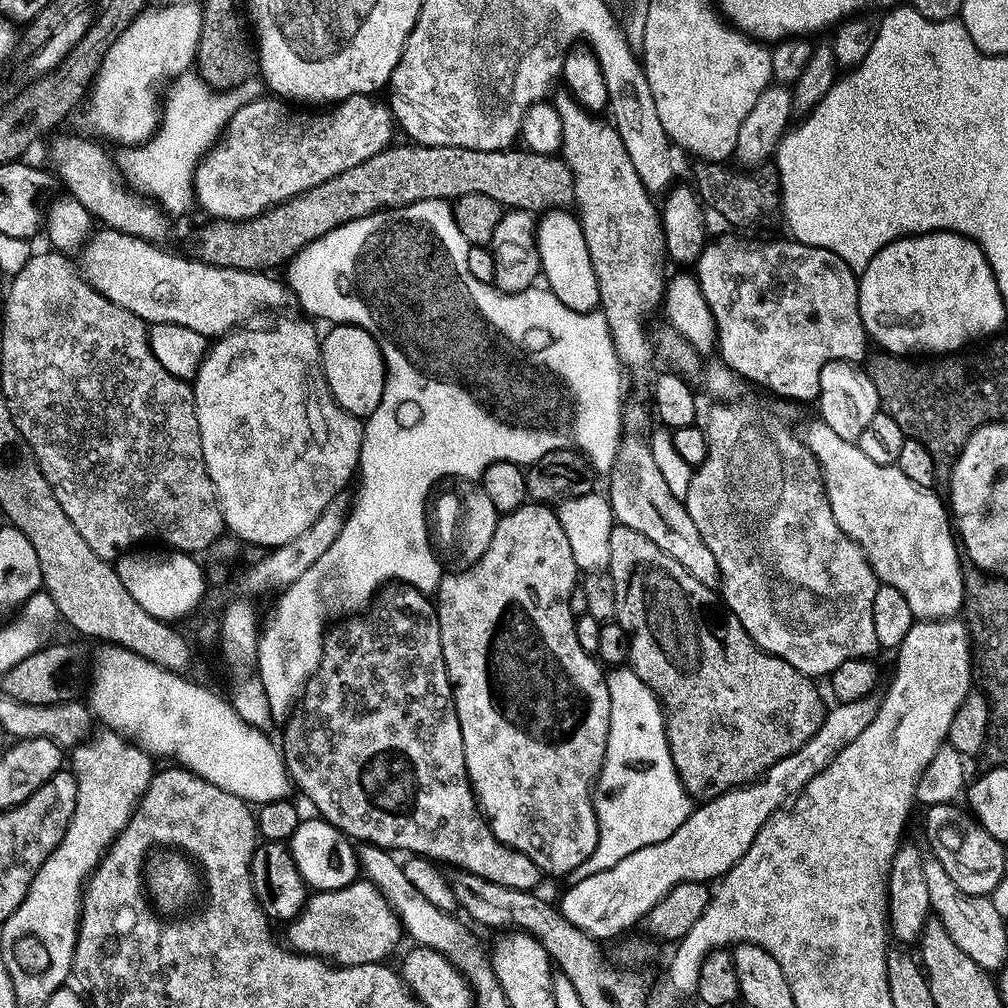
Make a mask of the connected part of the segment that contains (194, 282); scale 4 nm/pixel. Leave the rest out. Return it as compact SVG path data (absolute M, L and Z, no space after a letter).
M101 227L88 237L81 249L78 266L92 288L145 324L178 324L207 338L227 334L251 321L248 320L251 316L260 316L293 303L294 296L287 283L283 279L275 280L272 277L275 275L267 271L214 267L202 263L197 257L184 258L160 248L163 247L153 241Z

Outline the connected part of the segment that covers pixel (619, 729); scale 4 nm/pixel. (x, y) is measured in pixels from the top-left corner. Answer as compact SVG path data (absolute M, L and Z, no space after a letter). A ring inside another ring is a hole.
M620 666L606 676L610 690L610 728L604 765L594 785L596 821L600 837L594 854L567 873L568 884L577 884L598 874L651 844L662 842L686 822L694 801L676 777L664 729L660 699L638 678L631 666ZM615 672L615 673L614 673Z

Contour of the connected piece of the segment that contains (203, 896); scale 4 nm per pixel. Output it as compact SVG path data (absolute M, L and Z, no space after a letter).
M150 842L142 848L138 858L138 890L142 894L144 906L156 918L158 926L182 926L182 922L196 920L196 916L208 912L210 900L210 880L206 880L206 870L200 856L176 842Z

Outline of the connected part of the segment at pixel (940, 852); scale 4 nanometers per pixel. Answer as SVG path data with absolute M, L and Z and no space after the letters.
M956 804L929 807L924 813L924 830L928 834L931 855L942 862L942 870L954 878L954 886L966 894L988 896L1006 875L1004 869L1005 845L996 841L980 825L972 813Z

